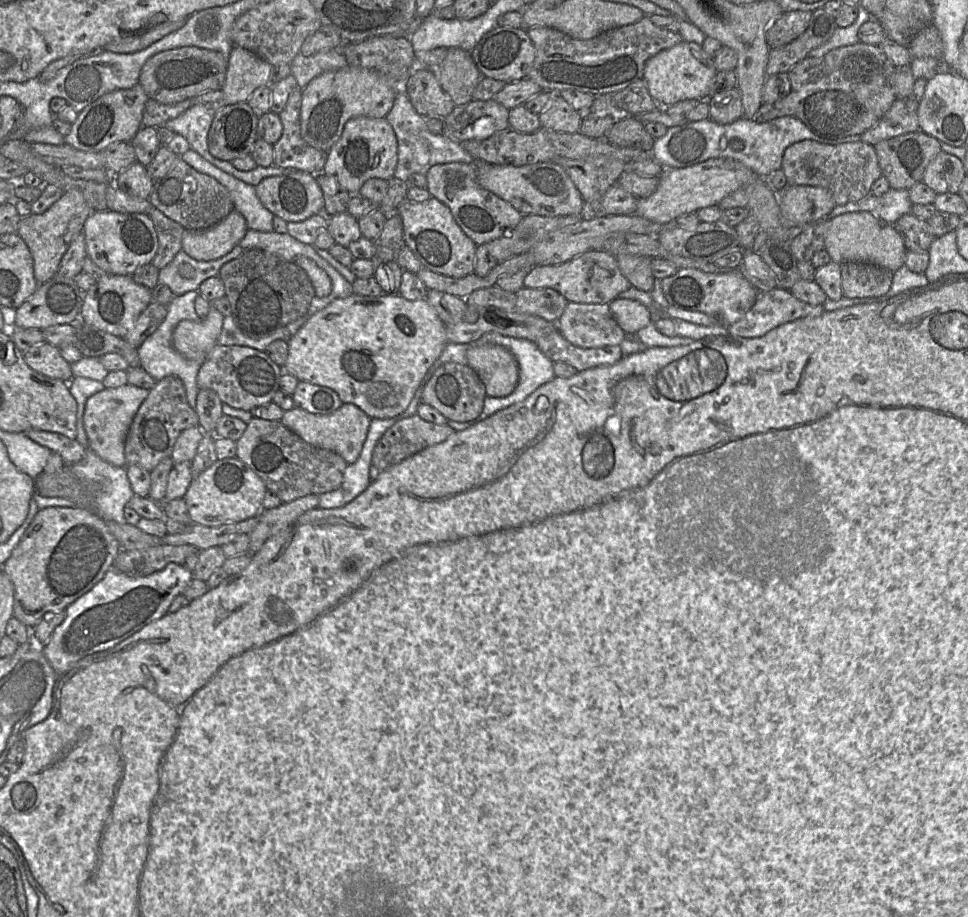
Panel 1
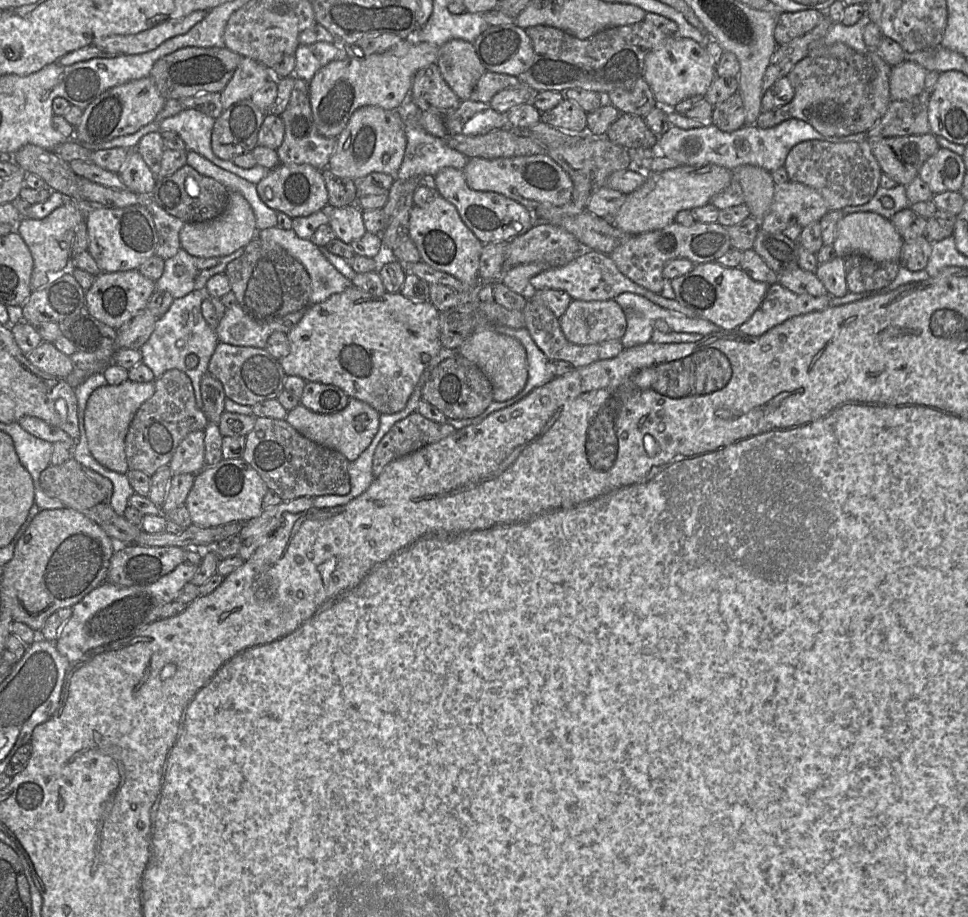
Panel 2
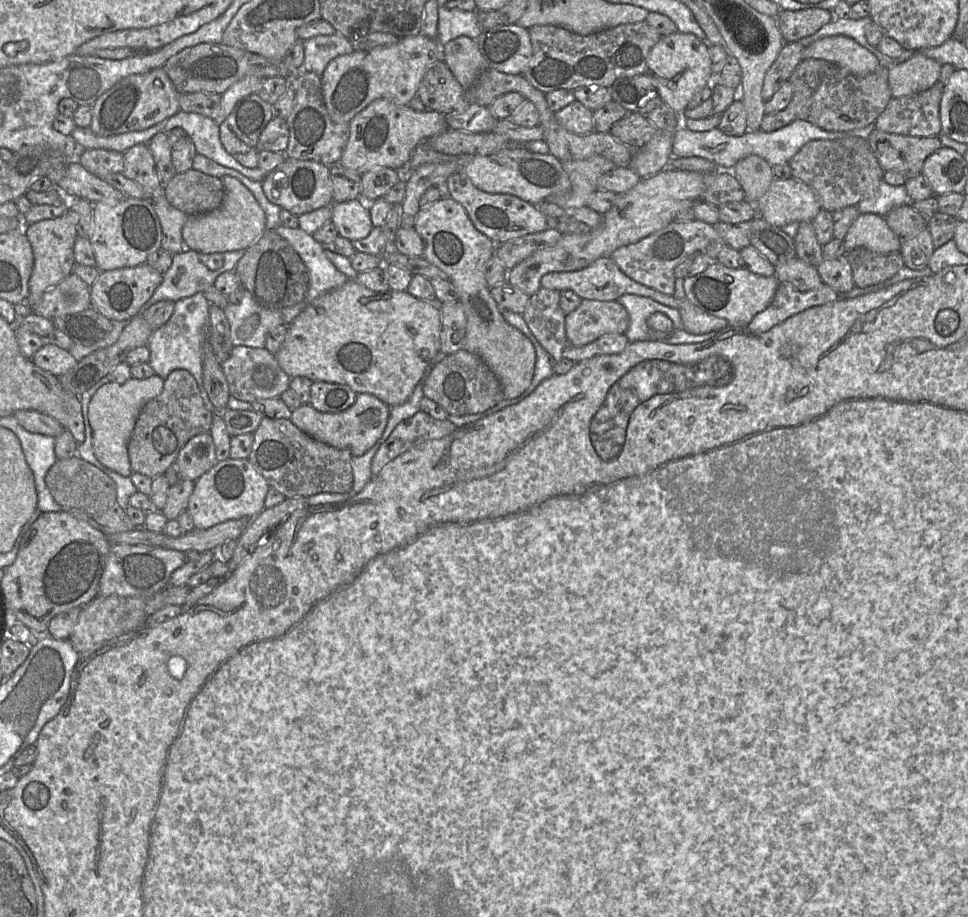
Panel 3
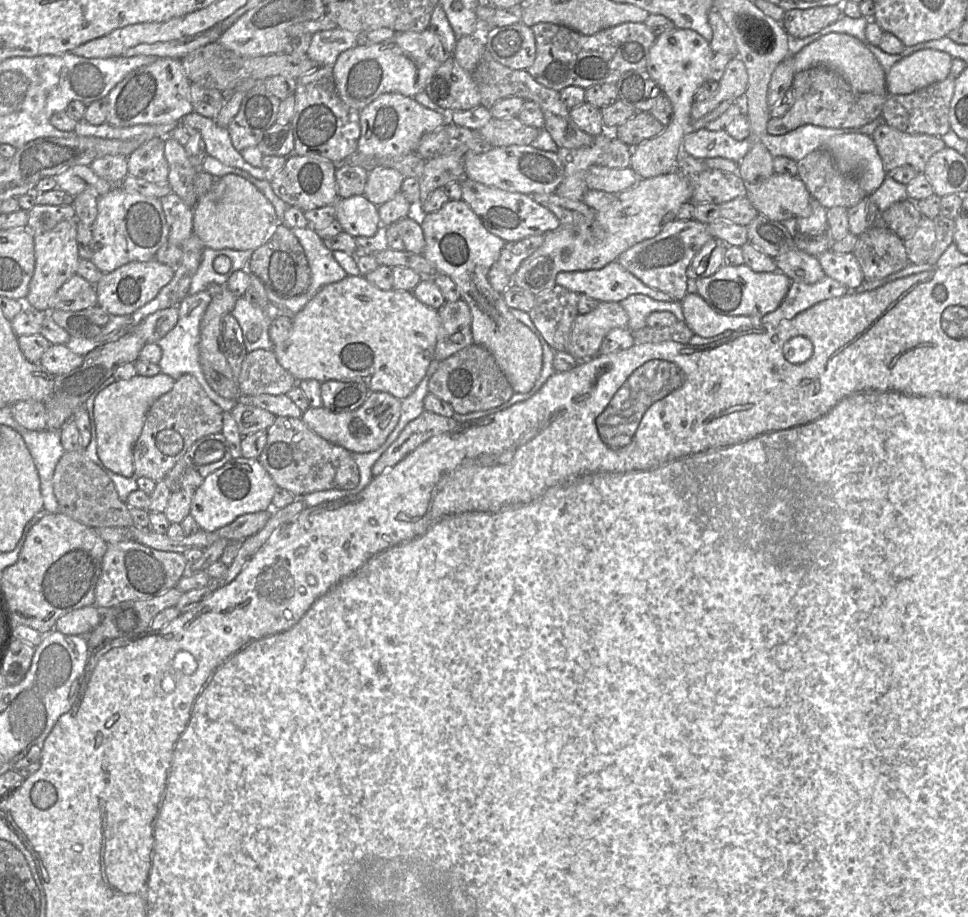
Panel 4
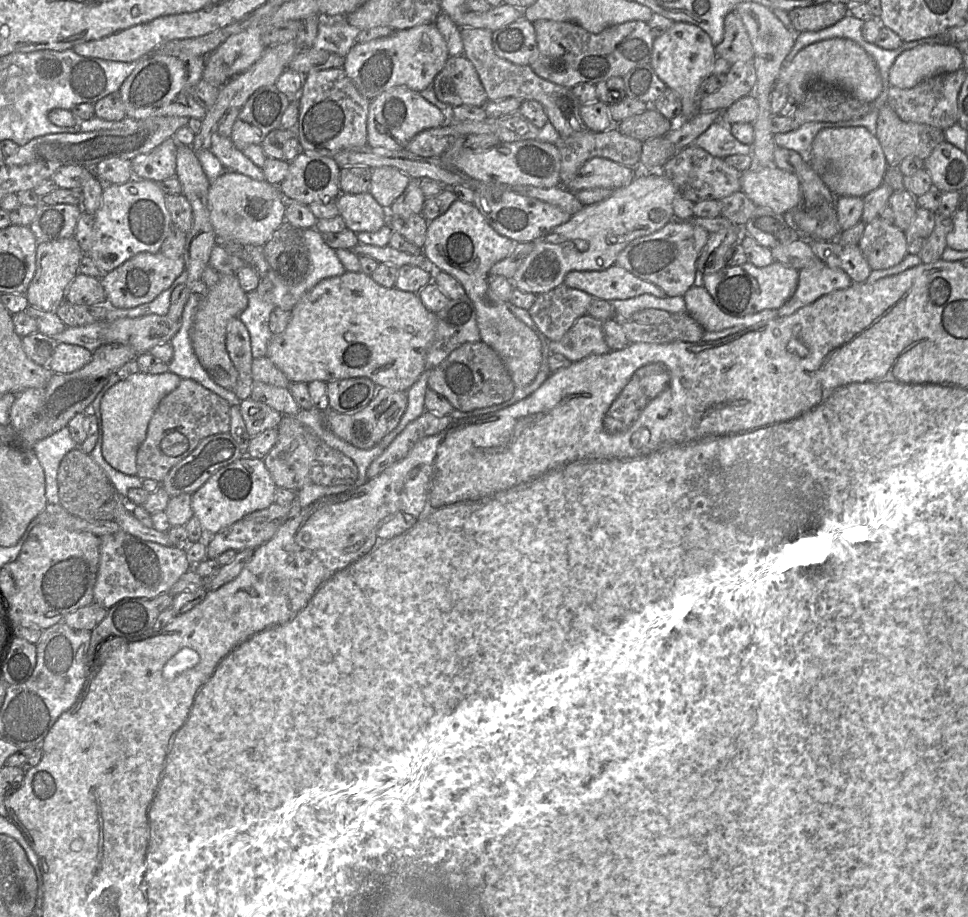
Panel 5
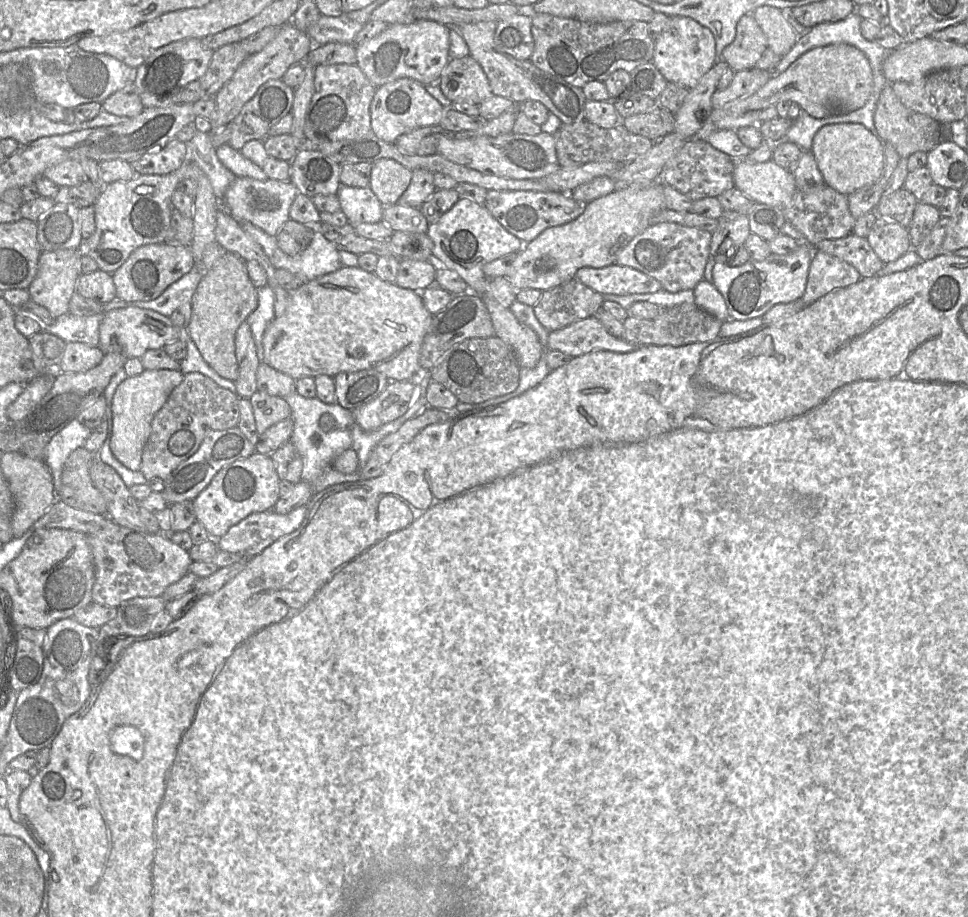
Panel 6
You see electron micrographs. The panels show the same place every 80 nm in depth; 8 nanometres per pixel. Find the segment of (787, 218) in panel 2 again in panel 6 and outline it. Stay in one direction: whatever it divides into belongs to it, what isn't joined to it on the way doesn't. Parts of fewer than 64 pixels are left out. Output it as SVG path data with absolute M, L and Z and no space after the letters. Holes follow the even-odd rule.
M771 159L760 163L735 160L733 179L734 187L754 203L774 207L784 208L797 191L793 172Z

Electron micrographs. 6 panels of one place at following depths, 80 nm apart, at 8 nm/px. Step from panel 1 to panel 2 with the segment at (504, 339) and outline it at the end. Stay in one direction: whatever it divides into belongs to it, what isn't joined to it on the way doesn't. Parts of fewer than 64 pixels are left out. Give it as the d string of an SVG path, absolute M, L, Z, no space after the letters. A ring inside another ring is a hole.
M510 327L493 328L495 328L497 332L503 335L518 340L523 345L526 351L528 369L527 383L523 390L515 397L503 402L493 401L487 407L487 409L477 417L468 419L447 418L447 423L452 425L456 430L479 423L495 411L511 406L512 404L518 402L519 400L527 396L535 388L544 385L555 377L553 372L553 362L550 361L535 344L526 327L520 329L513 329Z

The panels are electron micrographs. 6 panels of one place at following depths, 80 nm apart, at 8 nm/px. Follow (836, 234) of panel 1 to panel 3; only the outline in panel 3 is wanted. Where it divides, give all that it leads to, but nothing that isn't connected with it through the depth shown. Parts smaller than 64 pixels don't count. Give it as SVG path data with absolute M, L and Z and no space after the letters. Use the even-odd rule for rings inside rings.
M864 213L850 226L843 239L846 252L866 248L879 254L900 251L902 240L888 226L885 217Z

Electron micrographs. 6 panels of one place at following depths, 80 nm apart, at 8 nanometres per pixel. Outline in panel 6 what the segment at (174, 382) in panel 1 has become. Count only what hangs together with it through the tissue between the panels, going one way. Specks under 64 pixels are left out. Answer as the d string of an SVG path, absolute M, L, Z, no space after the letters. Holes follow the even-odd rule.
M201 373L185 374L152 420L139 471L147 480L167 479L172 471L198 450L208 431L237 427L240 418L239 399L236 393L222 388Z

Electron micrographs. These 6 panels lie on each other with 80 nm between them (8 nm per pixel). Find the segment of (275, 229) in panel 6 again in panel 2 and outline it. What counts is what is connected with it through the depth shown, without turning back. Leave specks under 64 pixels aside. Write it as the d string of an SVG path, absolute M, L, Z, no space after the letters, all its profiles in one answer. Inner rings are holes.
M230 192L224 212L204 222L185 223L180 231L181 248L196 257L210 258L229 255L245 248L257 235L256 219L252 207L239 192Z

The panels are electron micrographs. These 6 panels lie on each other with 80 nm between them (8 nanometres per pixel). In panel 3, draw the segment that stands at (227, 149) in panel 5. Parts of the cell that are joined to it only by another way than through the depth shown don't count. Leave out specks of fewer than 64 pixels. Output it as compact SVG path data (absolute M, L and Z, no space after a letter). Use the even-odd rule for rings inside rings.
M179 111L164 122L164 131L180 127L186 131L196 151L222 166L232 168L244 176L262 182L267 173L261 168L248 168L228 153L220 140L220 122L199 113Z

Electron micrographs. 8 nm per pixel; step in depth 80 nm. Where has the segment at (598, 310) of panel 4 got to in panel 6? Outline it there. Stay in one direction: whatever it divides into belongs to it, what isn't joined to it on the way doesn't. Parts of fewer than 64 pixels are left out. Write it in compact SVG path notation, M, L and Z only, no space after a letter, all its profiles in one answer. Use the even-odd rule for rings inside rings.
M591 316L564 328L549 332L548 348L558 350L571 357L594 351L627 353L643 345L636 345L611 335L604 325Z

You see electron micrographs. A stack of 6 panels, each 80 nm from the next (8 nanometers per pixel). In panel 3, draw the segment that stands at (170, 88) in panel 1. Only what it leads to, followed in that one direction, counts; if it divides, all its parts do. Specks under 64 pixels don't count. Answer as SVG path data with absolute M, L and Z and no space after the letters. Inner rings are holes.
M201 43L185 48L170 57L162 67L180 94L204 92L222 95L230 86L247 76L261 79L283 77L288 80L301 71L288 68L284 60L270 60L221 43Z

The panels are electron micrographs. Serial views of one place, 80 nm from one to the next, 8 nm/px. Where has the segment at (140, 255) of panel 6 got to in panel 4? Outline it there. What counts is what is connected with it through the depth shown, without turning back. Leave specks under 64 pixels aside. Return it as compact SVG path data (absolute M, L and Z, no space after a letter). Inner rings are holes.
M154 258L149 261L129 262L112 272L104 273L96 284L97 305L109 315L128 315L154 299L174 277L176 267L162 264Z

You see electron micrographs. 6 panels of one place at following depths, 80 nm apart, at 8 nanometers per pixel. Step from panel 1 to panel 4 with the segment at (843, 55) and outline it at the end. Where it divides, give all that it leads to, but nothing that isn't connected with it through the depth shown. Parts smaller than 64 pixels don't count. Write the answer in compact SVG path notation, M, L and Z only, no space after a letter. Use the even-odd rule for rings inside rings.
M814 66L795 73L792 87L794 103L784 116L769 119L767 133L770 135L784 135L808 124L826 128L862 127L880 120L888 95L858 92L841 74L825 66Z

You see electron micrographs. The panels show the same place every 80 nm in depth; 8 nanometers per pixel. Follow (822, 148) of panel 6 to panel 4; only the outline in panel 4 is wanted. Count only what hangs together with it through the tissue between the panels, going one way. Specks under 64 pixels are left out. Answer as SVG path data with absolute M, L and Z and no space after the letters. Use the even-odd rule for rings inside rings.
M847 133L829 138L823 145L844 171L855 171L866 194L876 191L887 176L871 136Z

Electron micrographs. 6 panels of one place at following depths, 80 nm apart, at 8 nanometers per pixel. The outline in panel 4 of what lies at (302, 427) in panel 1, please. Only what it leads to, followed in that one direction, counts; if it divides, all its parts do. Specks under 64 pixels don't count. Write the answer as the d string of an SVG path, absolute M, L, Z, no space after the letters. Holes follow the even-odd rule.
M371 392L359 408L334 413L327 408L310 407L303 412L302 421L325 440L350 452L368 453L378 449L396 427L401 414L401 400L387 392Z

